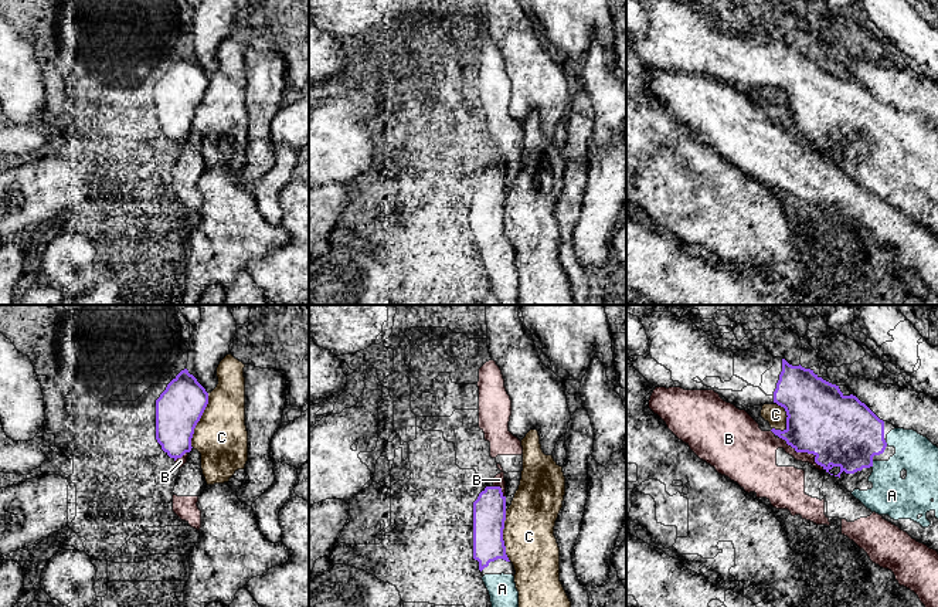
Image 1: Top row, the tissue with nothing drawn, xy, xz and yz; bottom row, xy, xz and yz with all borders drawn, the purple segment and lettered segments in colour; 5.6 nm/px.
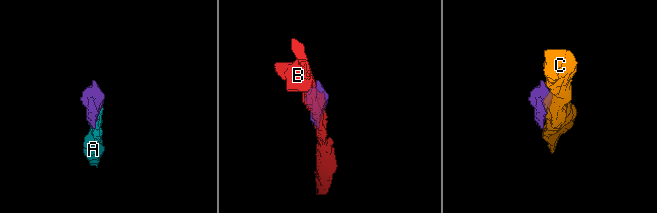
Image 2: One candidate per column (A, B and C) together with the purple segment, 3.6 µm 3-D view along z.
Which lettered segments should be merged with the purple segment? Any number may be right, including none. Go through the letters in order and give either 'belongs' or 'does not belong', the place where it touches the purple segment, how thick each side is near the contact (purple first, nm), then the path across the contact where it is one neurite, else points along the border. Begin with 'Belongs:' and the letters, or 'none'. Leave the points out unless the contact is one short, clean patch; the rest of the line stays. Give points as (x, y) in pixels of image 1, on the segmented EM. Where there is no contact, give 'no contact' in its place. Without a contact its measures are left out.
Belongs: A
A: belongs; meets purple in yz at (872, 464); 400 nm thick on the purple side, 220 nm on the other; runs through yz (842, 431), (872, 464), (886, 478), (891, 495)
B: does not belong; meets purple in yz at (804, 451); 400 nm thick on the purple side, 220 nm on the other; border along yz (780, 437), (797, 451), (811, 453), (814, 460), (823, 468)
C: does not belong; meets purple in xy at (199, 420); 260 nm thick on the purple side, 300 nm on the other

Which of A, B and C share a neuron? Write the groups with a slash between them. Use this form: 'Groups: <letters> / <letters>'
Groups: A / B / C

